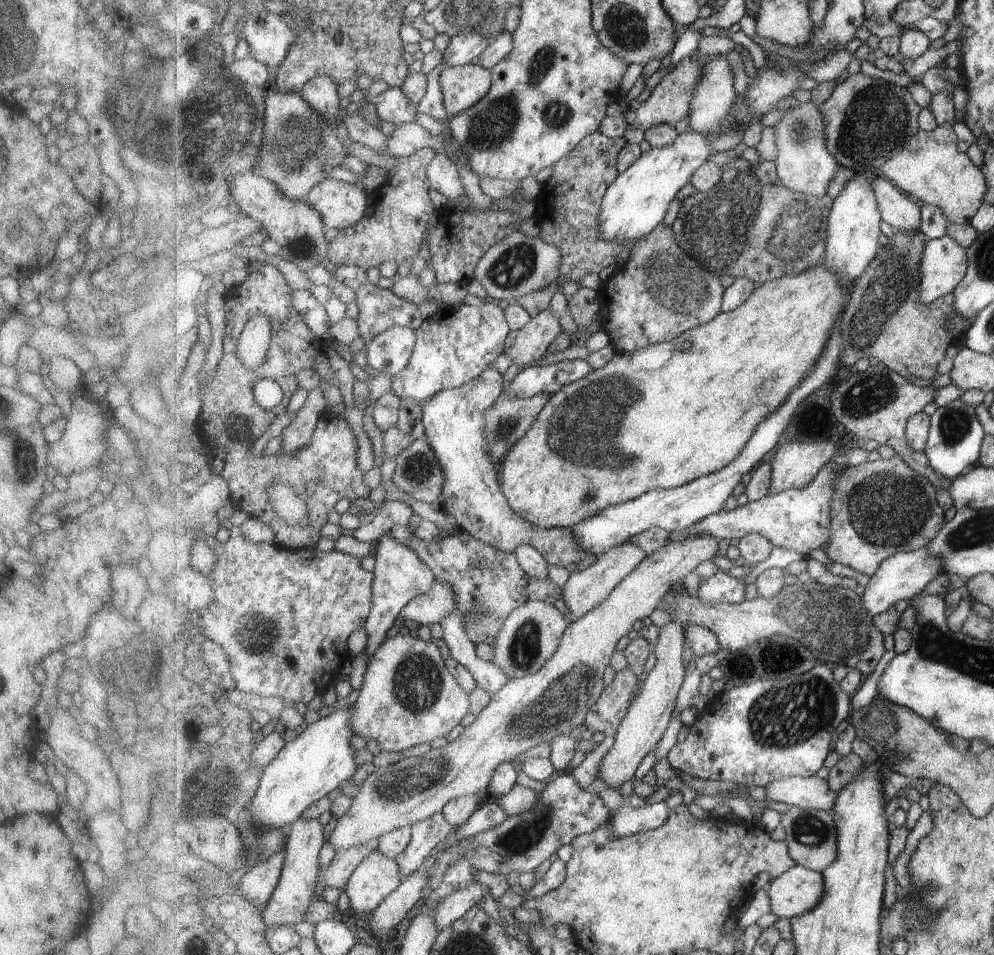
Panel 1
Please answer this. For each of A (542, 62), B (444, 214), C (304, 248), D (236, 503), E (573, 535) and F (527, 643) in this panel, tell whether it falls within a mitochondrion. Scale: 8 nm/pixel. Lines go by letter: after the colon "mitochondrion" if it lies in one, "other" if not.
A: mitochondrion
B: other
C: mitochondrion
D: other
E: other
F: mitochondrion

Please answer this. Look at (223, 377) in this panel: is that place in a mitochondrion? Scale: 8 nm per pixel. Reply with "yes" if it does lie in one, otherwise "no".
no

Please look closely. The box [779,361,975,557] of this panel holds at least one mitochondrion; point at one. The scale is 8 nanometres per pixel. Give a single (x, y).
(886, 509)

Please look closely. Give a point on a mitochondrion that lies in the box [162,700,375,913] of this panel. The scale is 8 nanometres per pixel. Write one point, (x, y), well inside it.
(217, 794)

